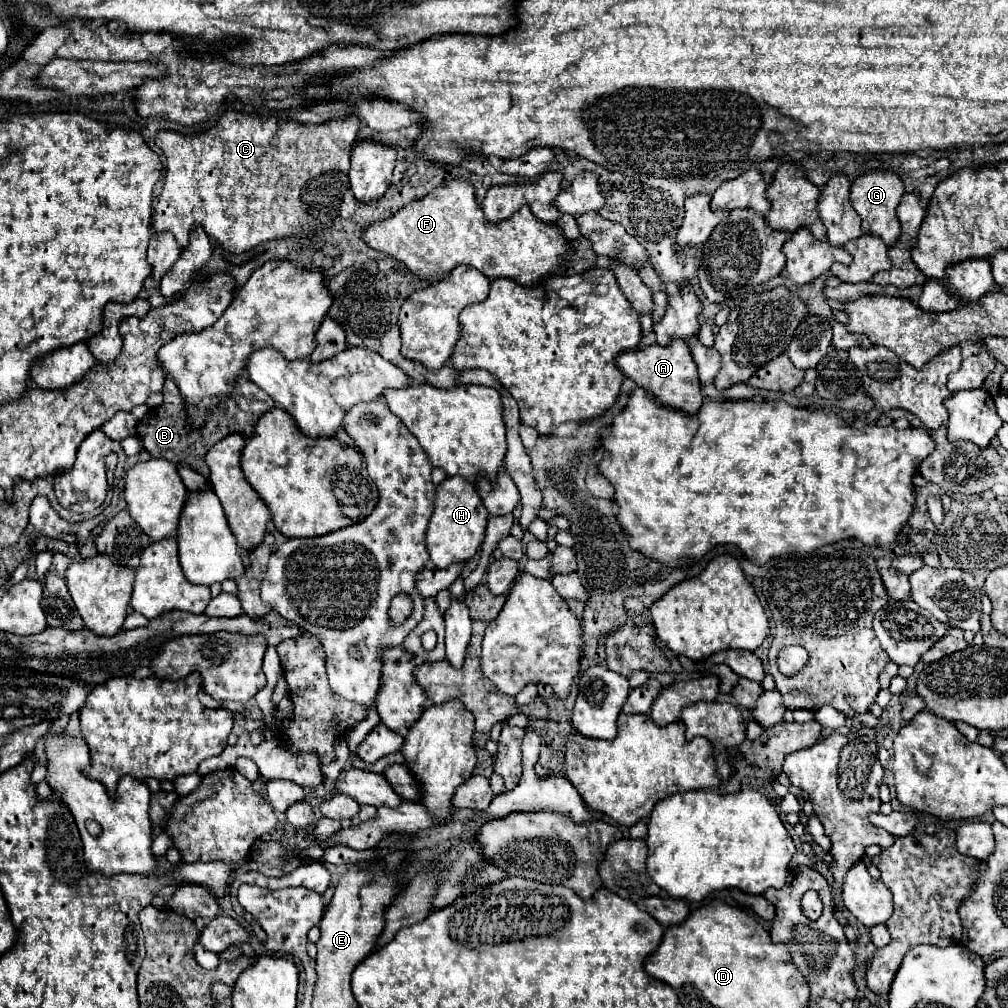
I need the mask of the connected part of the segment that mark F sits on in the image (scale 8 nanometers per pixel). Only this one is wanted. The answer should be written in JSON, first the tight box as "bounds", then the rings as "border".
{"bounds":[363,180,573,286],"border":[[[453,180],[423,200],[403,206],[393,218],[373,224],[363,234],[365,242],[403,262],[417,278],[439,282],[459,264],[485,270],[487,278],[513,278],[521,286],[537,286],[545,278],[561,272],[563,262],[573,254],[571,242],[557,224],[545,224],[533,216],[529,206],[521,206],[511,218],[499,224],[487,224],[479,208],[473,186],[465,180]]]}

